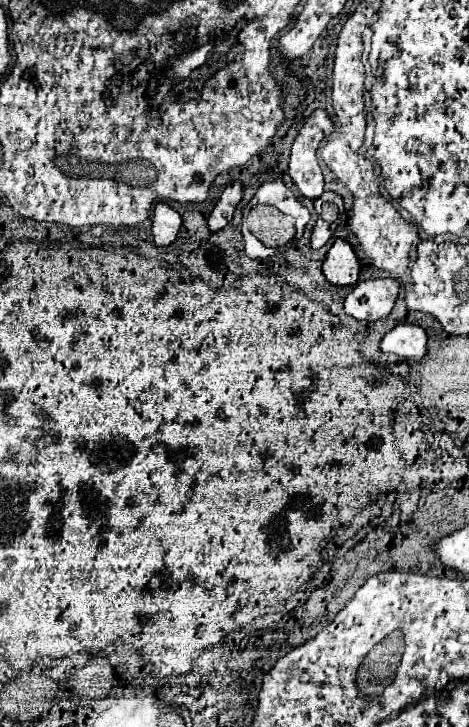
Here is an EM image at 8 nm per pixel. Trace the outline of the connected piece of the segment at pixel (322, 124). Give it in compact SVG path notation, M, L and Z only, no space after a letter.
M316 109L302 129L298 131L292 151L290 151L290 177L300 189L300 193L308 199L318 199L324 191L322 169L316 161L316 149L326 133L332 133L334 127L330 125L330 117L324 109Z

